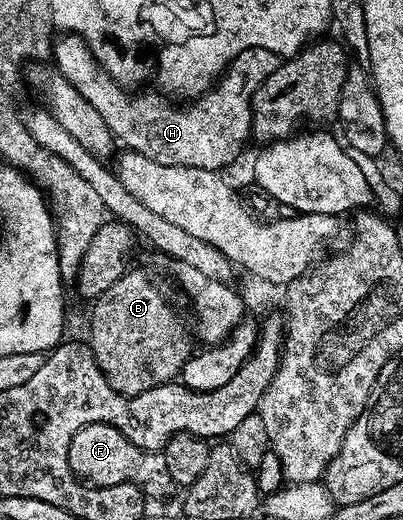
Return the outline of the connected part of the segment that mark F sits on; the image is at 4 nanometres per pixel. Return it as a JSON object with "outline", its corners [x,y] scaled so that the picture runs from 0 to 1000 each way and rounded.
{"outline":[[[233,813],[196,825],[174,850],[171,892],[191,919],[238,938],[328,929],[350,940],[370,963],[407,962],[432,944],[404,867],[357,867],[278,817]]]}

